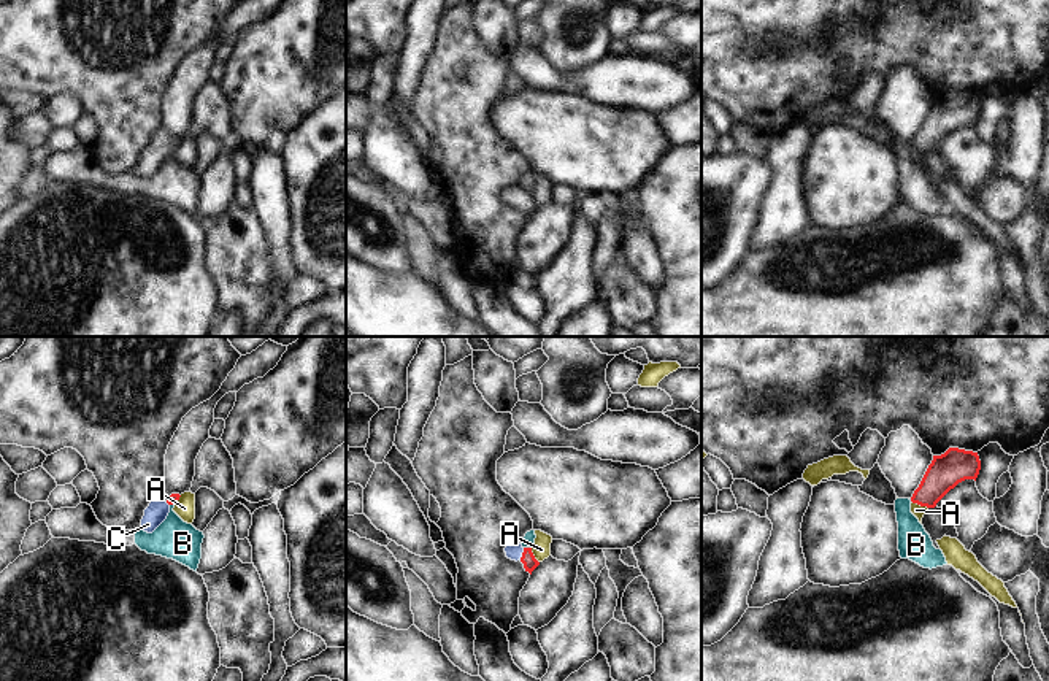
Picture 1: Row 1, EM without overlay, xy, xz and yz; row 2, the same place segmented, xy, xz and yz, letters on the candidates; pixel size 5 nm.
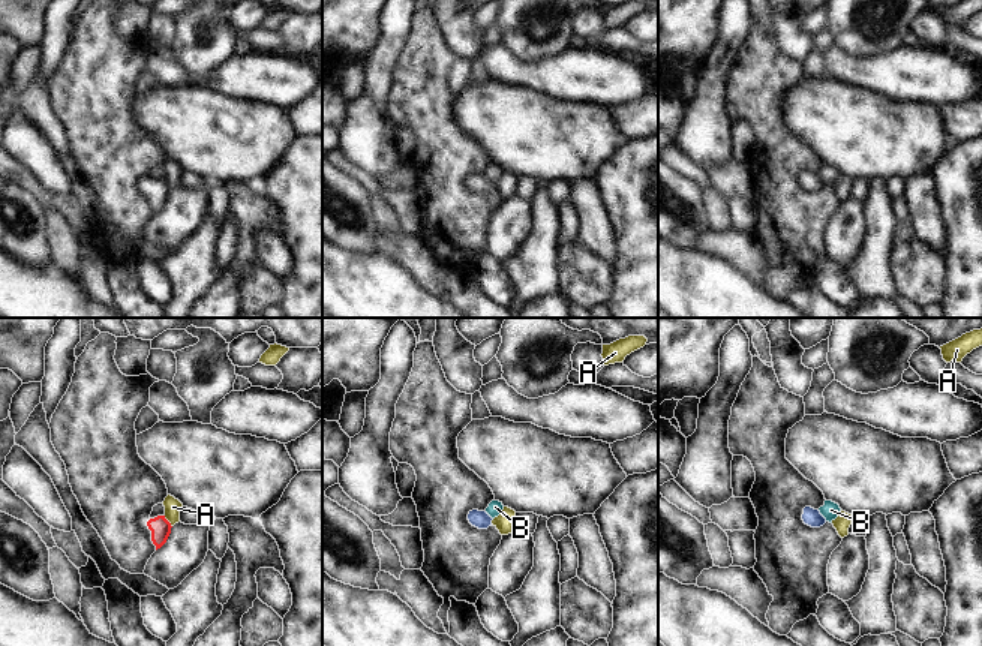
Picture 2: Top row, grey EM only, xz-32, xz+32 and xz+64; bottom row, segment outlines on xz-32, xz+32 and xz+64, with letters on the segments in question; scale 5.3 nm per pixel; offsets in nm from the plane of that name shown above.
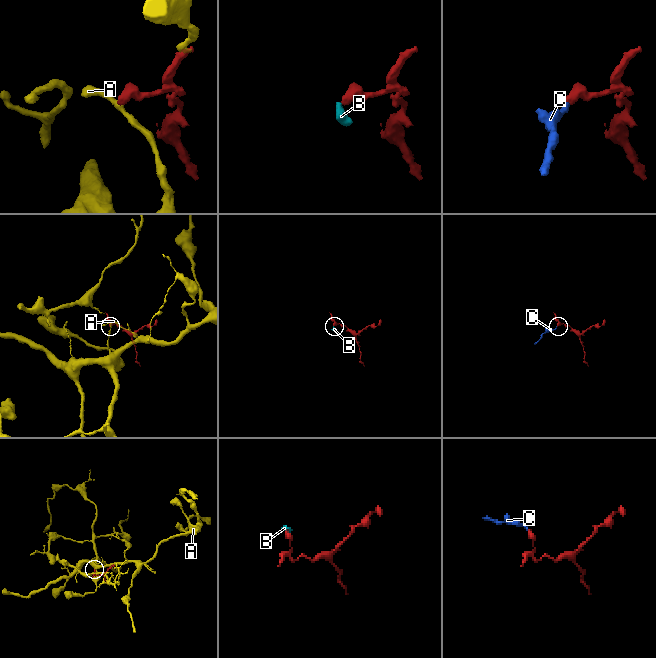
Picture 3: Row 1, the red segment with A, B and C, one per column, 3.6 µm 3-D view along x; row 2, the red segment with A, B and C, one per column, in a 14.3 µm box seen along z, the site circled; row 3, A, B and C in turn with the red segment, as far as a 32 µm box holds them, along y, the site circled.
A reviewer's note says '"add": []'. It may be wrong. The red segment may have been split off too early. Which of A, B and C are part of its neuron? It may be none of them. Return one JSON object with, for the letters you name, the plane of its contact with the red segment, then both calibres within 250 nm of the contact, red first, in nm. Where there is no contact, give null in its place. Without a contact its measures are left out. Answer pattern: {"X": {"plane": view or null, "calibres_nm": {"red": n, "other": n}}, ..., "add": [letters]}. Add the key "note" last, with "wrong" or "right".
{"C": {"plane": "xz", "calibres_nm": {"red": 70, "other": 80}}, "add": ["C"], "note": "wrong"}

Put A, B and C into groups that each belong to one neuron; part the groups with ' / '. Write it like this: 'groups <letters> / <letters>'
groups A / B / C

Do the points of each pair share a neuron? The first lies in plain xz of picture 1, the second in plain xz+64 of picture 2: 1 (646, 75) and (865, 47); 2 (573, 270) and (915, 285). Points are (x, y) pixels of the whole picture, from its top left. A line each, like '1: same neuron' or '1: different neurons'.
1: different neurons
2: different neurons

